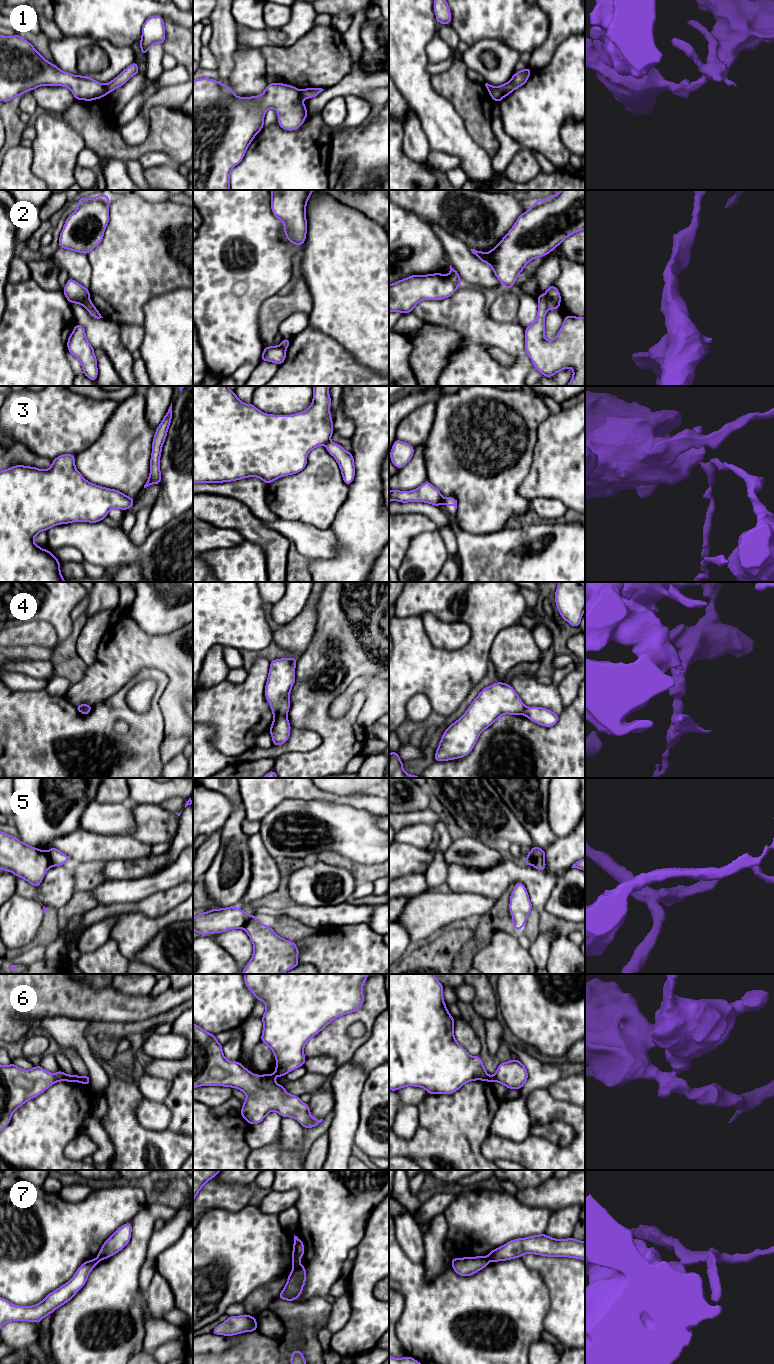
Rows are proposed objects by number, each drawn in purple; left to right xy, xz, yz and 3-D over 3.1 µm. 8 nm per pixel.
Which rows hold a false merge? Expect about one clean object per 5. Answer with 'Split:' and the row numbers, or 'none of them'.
Split: 1, 2, 3, 4, 5, 6, 7

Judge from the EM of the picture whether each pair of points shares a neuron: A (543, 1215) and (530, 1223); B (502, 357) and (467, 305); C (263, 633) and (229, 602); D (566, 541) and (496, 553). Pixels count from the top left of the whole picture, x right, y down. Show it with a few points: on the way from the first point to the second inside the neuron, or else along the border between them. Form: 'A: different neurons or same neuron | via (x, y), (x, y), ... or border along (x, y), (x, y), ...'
A: same neuron | via (540, 1216), (533, 1221)
B: different neurons | border along (487, 348), (497, 347), (515, 360)
C: same neuron | via (255, 628), (237, 610)
D: same neuron | via (549, 558), (545, 562), (513, 562)

